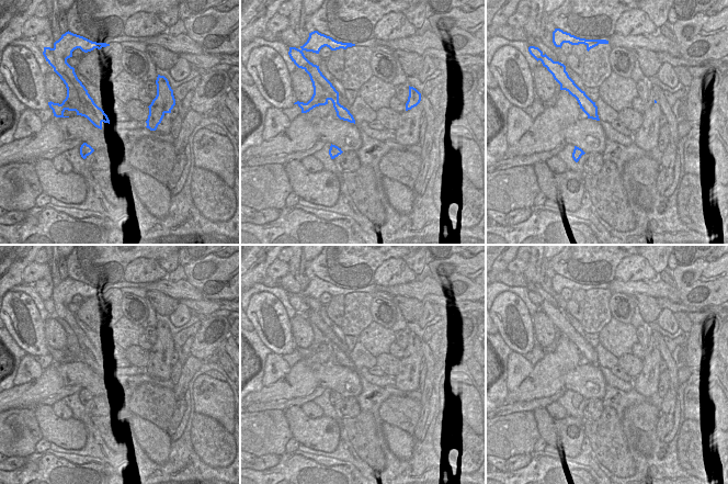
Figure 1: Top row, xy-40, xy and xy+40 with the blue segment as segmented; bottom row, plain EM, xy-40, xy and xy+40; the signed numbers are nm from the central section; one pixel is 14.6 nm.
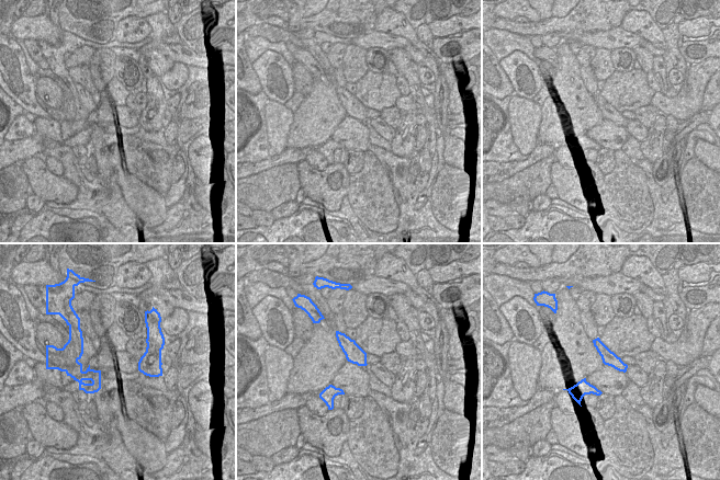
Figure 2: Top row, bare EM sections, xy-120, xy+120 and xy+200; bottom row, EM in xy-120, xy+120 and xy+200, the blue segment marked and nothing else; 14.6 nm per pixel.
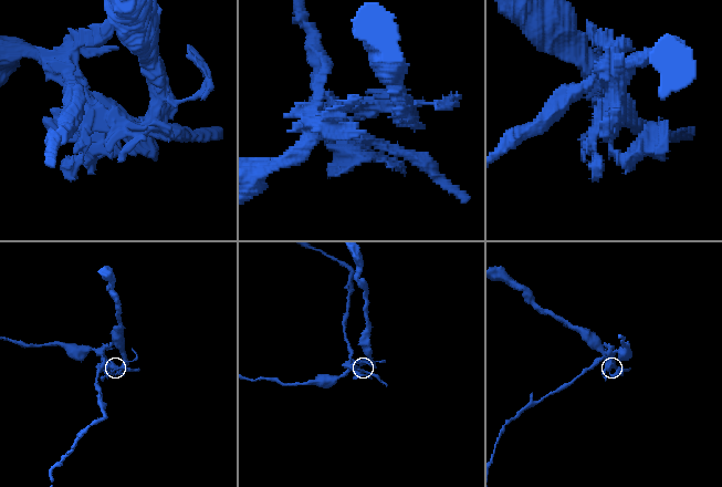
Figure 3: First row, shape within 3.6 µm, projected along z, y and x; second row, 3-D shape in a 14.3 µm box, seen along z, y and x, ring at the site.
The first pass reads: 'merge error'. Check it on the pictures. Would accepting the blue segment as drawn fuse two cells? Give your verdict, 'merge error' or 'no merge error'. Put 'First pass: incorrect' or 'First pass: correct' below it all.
merge error
First pass: correct

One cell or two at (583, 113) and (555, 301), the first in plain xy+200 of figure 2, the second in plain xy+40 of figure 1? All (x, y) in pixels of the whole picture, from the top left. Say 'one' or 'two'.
two

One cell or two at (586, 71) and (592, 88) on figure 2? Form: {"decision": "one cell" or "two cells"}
{"decision": "one cell"}

